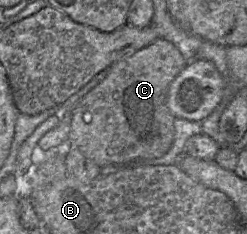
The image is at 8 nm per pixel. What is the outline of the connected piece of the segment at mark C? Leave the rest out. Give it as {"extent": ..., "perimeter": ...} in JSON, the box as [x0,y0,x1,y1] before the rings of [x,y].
{"extent":[70,38,187,167],"perimeter":[[[162,38],[112,64],[106,77],[70,112],[71,148],[77,148],[99,167],[162,157],[175,135],[176,117],[167,105],[168,89],[187,64],[179,49]]]}

